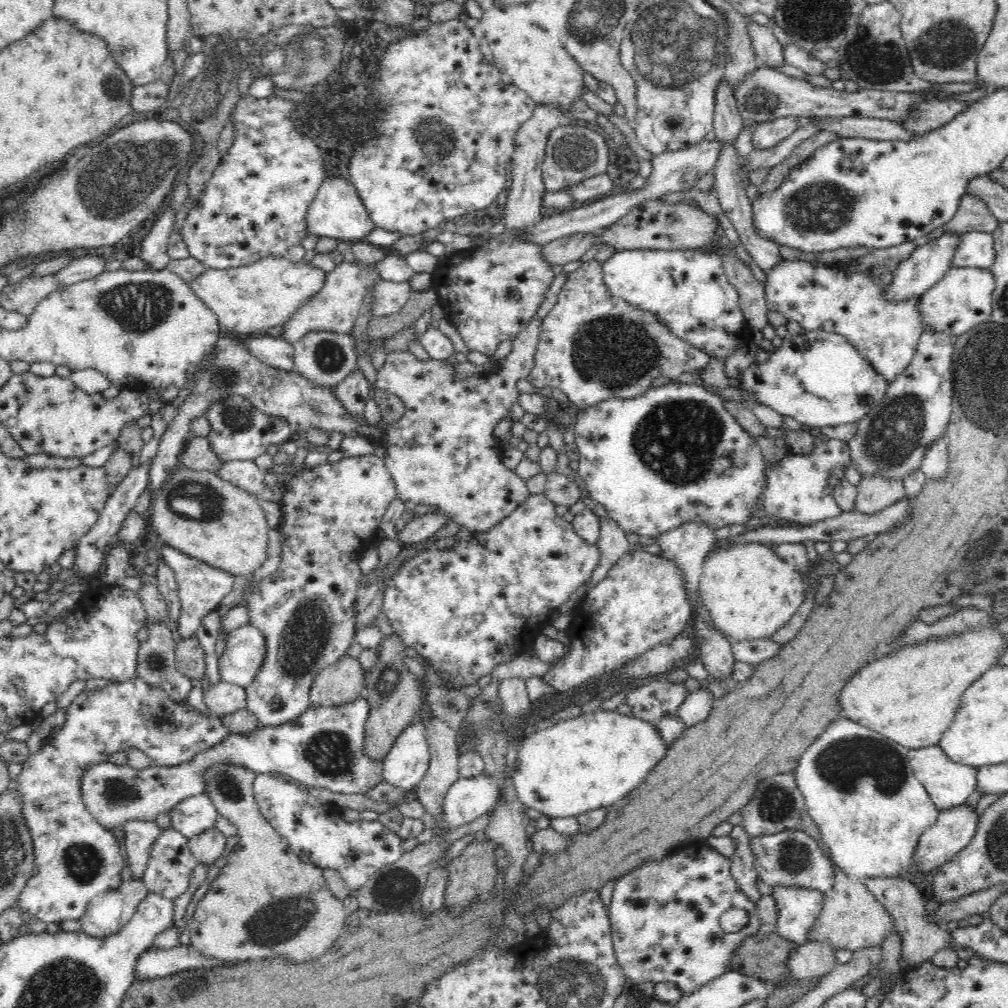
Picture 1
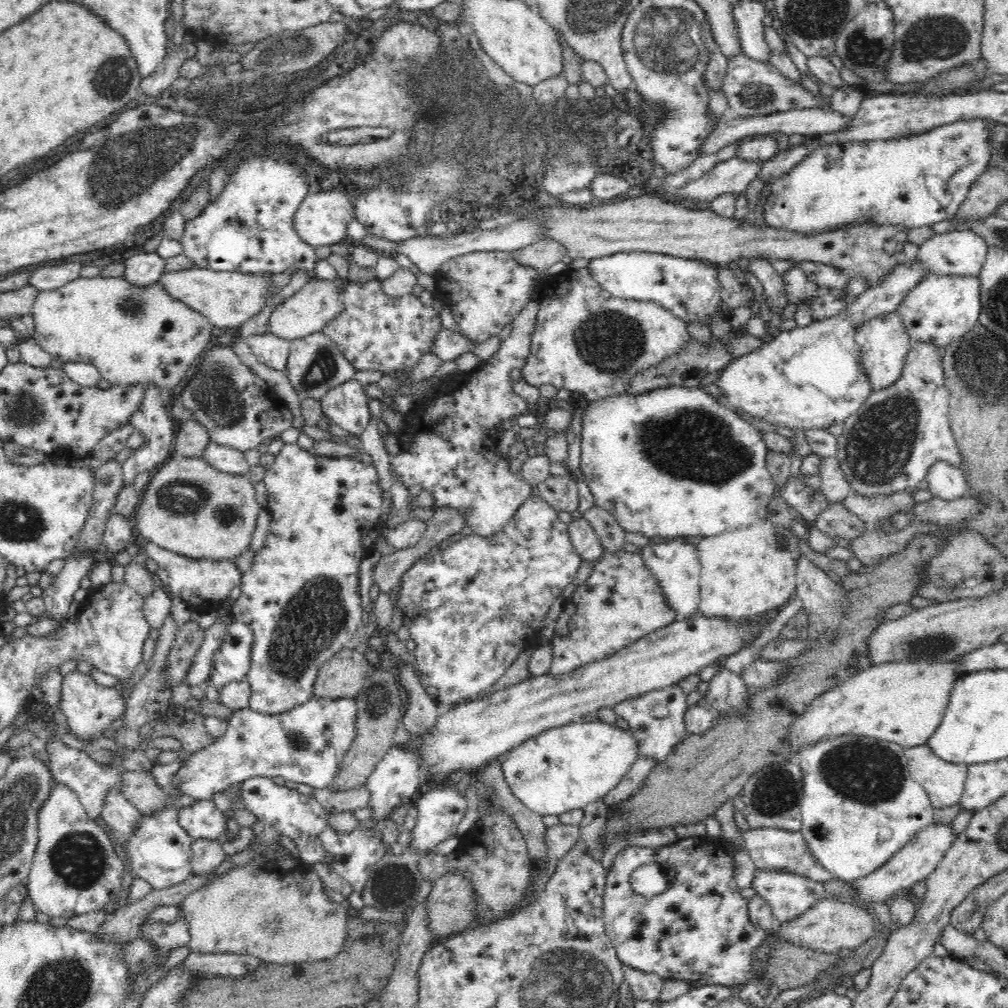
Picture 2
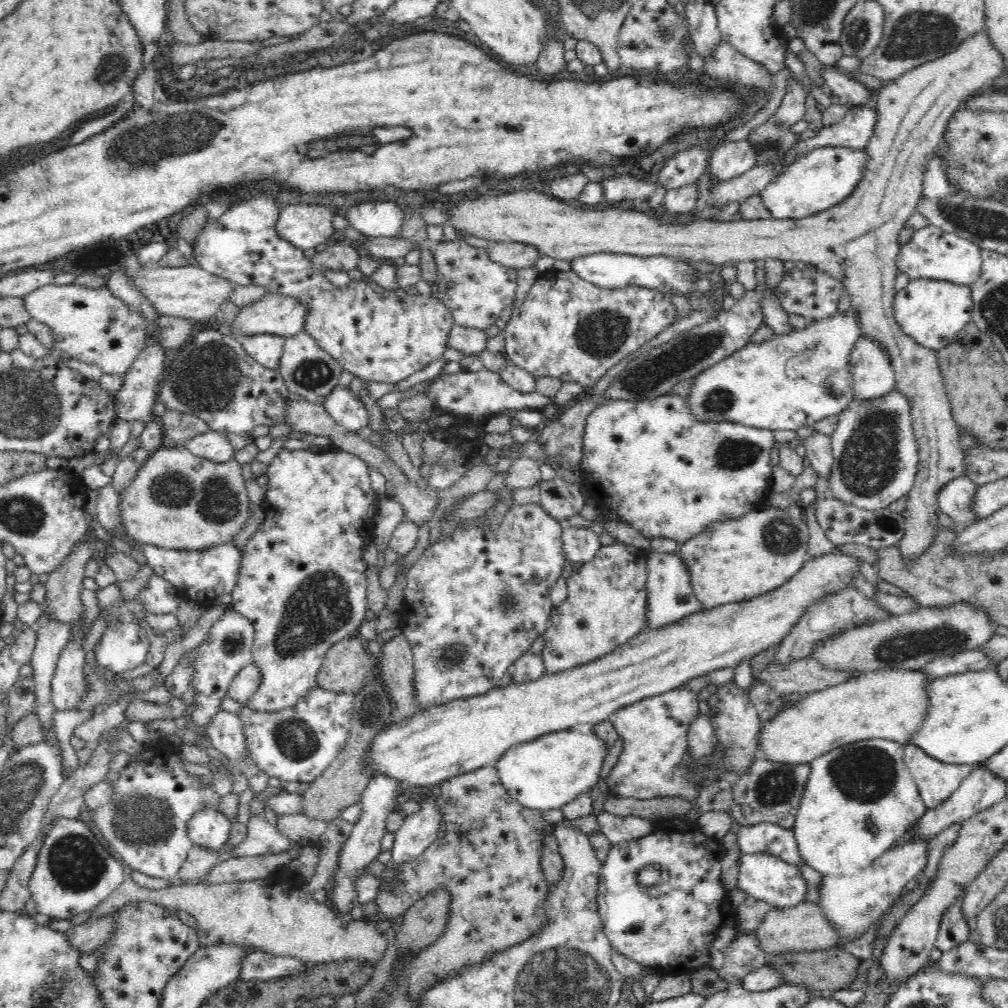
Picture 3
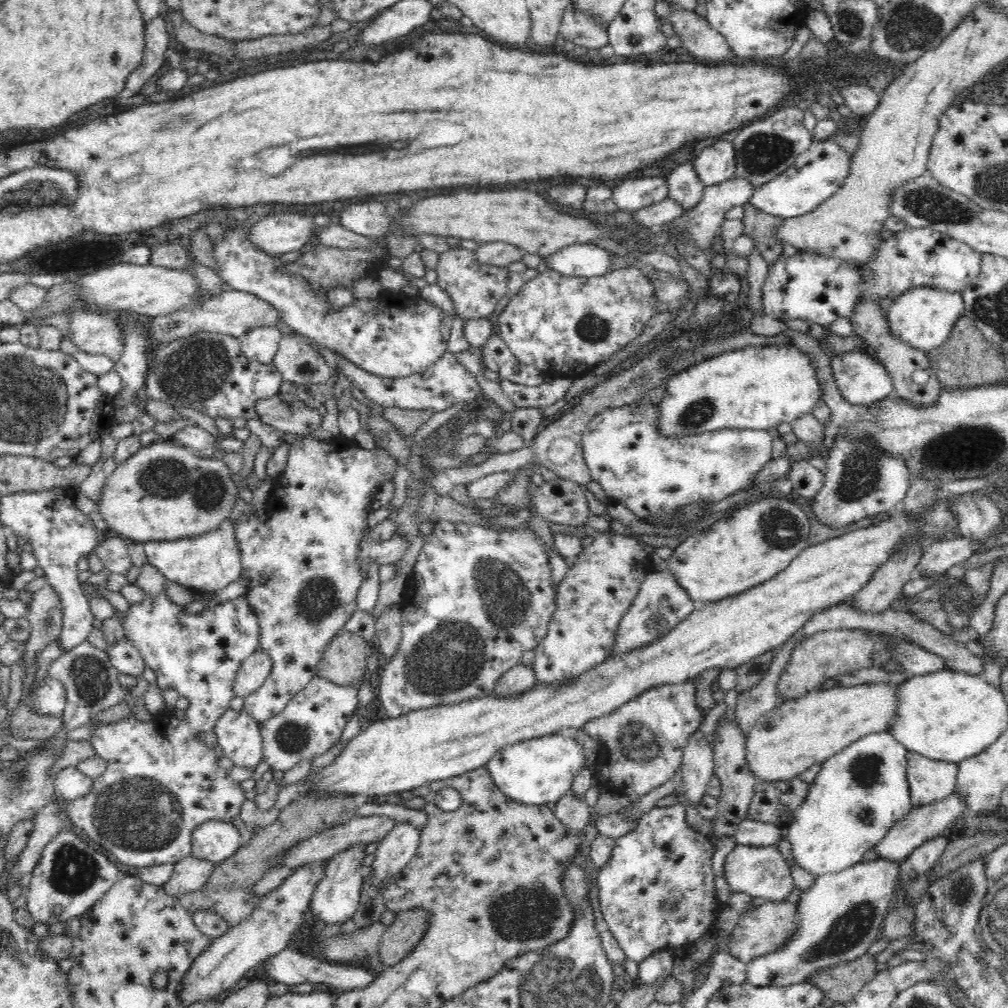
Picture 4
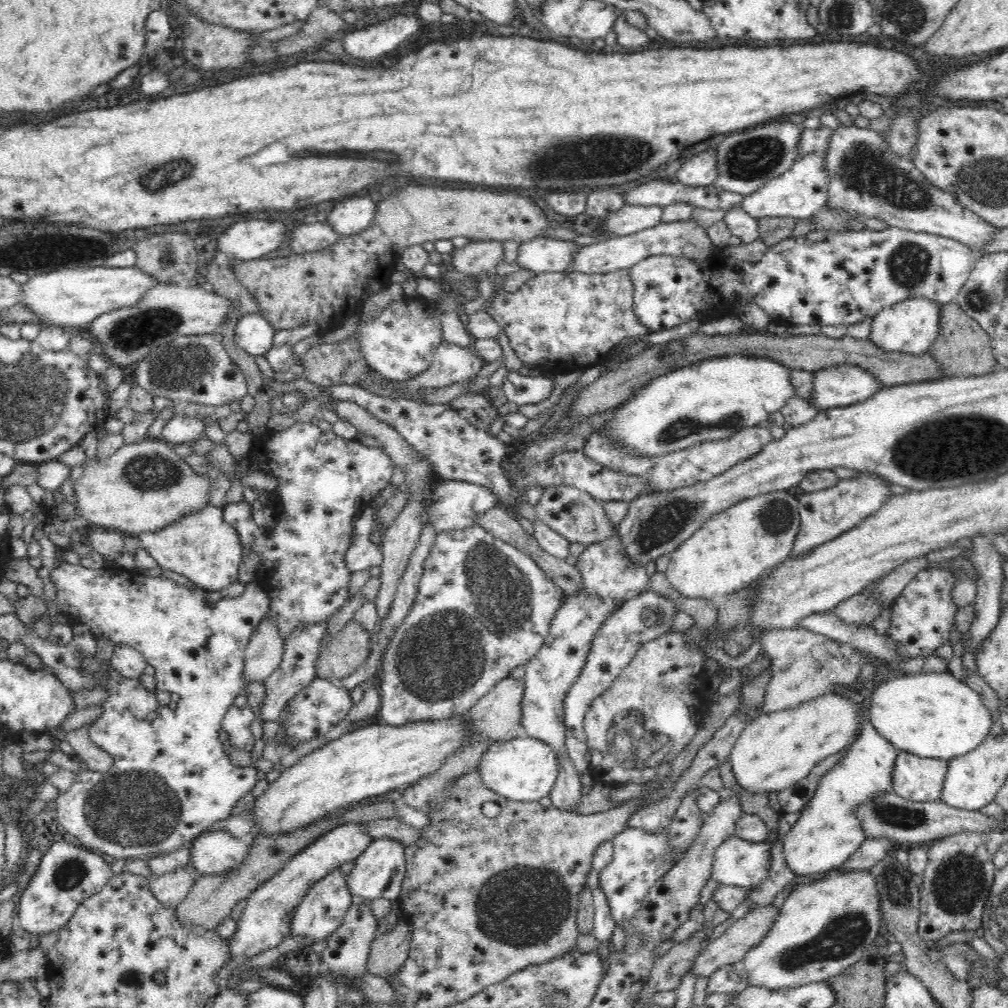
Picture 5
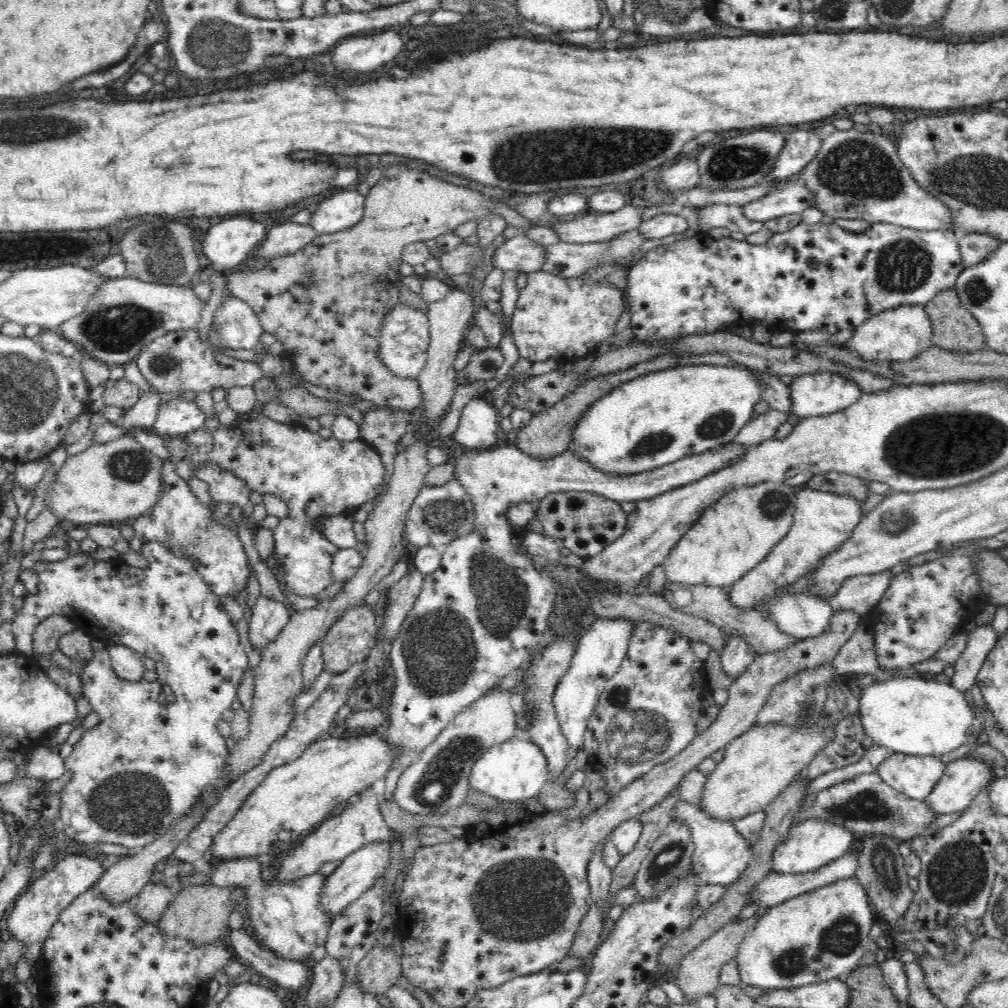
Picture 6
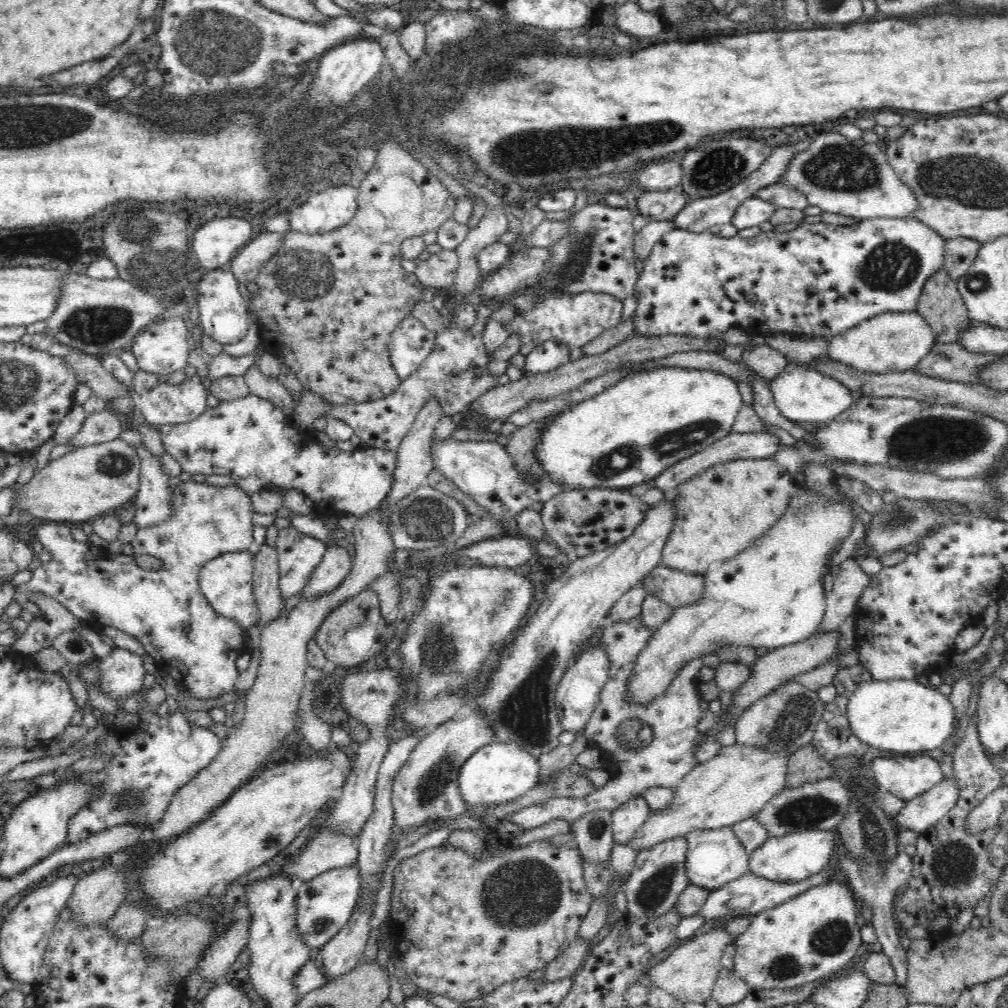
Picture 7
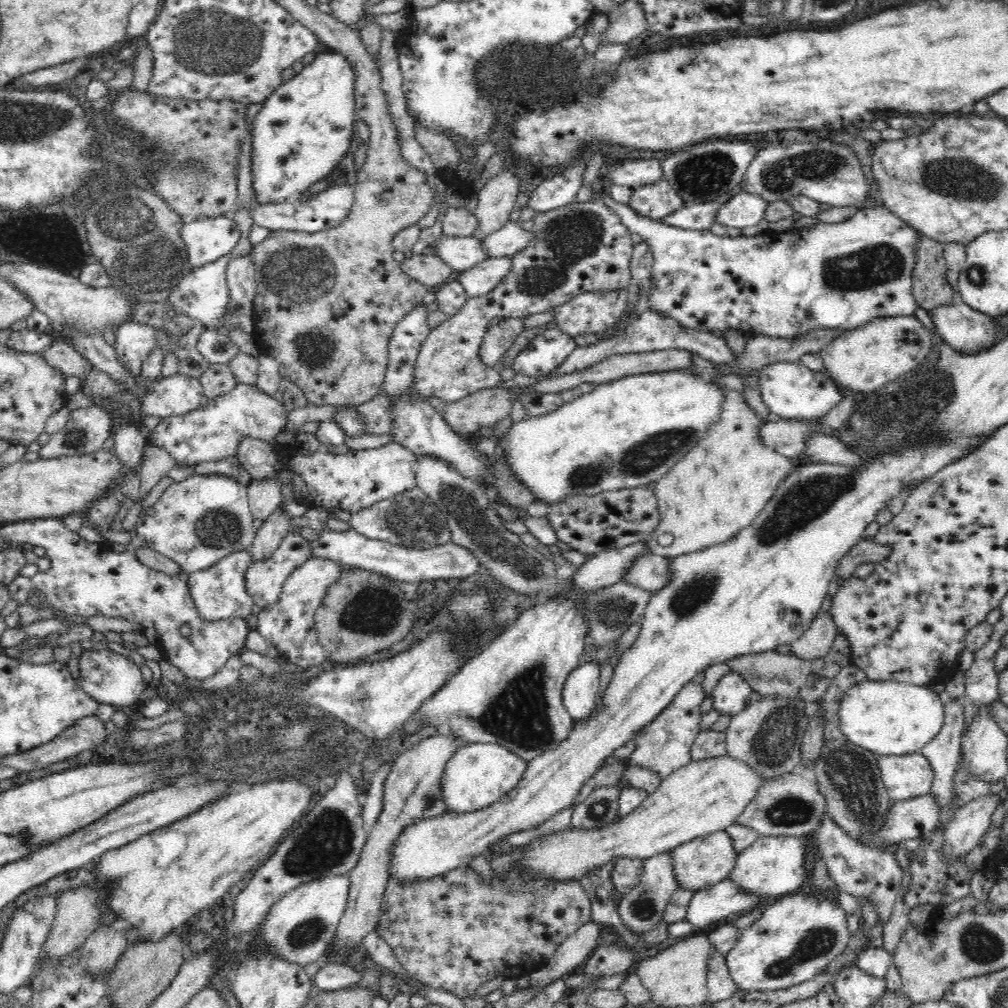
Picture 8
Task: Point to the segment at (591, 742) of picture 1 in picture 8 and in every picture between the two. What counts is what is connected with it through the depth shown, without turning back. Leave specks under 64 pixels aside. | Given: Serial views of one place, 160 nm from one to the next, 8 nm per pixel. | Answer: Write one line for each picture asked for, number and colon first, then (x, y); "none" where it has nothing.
2: (563, 769)
3: (552, 770)
4: (541, 770)
5: (525, 769)
6: (515, 771)
7: (497, 773)
8: (478, 775)

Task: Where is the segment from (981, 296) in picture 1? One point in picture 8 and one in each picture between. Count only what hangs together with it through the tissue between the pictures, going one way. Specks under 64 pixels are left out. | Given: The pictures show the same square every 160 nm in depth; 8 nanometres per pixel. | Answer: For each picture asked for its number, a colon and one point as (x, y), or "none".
2: (942, 308)
3: (932, 312)
4: (923, 318)
5: (910, 326)
6: (900, 334)
7: (897, 341)
8: (861, 361)

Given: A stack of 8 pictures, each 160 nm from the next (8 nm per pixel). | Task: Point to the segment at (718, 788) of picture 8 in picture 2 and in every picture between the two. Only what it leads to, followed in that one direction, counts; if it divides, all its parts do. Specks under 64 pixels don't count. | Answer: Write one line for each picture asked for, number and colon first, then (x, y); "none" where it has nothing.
2: (905, 702)
3: (891, 704)
4: (797, 734)
5: (776, 750)
6: (757, 765)
7: (740, 780)

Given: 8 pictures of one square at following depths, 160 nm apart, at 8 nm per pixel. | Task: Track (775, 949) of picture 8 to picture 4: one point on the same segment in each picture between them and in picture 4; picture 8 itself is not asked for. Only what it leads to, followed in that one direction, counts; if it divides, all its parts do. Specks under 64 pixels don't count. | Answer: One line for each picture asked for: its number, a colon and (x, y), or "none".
4: (840, 916)
5: (823, 928)
6: (820, 935)
7: (814, 934)

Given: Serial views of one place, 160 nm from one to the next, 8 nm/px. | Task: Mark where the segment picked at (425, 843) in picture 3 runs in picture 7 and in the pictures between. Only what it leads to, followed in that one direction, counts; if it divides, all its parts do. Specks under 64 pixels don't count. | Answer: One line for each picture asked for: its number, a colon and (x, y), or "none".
4: (395, 851)
5: (379, 872)
6: (359, 871)
7: (324, 905)

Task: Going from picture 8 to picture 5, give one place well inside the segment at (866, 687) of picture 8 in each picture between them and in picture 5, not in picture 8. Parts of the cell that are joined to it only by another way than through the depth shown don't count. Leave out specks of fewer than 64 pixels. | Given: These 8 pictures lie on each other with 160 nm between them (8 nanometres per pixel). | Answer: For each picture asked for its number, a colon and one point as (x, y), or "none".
5: (934, 715)
6: (914, 716)
7: (908, 716)

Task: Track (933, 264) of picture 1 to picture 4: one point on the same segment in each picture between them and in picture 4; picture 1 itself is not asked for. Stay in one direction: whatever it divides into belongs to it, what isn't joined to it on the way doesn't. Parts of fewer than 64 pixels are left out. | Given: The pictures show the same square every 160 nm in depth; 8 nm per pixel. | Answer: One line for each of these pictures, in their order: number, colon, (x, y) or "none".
2: (811, 377)
3: (794, 380)
4: (758, 387)

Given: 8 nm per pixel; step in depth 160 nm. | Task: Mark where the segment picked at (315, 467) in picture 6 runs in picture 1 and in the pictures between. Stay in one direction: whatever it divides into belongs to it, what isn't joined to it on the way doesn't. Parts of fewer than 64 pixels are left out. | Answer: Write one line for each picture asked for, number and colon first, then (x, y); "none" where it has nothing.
1: (331, 513)
2: (301, 598)
3: (302, 583)
4: (302, 563)
5: (323, 479)

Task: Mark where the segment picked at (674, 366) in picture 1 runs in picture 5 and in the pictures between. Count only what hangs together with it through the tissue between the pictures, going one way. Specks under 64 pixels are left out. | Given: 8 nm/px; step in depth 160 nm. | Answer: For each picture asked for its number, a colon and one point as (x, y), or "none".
2: (586, 340)
3: (567, 328)
4: (566, 326)
5: (562, 322)

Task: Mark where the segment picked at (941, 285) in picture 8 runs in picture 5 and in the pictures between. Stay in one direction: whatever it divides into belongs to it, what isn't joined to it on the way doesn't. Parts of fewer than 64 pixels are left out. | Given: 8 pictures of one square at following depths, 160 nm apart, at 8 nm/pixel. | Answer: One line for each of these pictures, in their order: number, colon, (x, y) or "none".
5: (963, 348)
6: (954, 328)
7: (941, 305)

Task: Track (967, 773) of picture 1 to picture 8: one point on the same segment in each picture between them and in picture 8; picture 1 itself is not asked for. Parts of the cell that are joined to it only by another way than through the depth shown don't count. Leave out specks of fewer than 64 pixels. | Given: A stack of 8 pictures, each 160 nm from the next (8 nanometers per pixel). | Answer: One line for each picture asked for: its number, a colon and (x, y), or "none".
2: (944, 782)
3: (936, 781)
4: (930, 781)
5: (916, 779)
6: (915, 776)
7: (908, 776)
8: (906, 777)

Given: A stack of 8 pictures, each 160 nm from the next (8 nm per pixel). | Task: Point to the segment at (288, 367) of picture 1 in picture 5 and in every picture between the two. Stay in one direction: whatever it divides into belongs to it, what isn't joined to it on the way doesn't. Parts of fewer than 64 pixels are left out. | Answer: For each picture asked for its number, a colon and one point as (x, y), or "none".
2: (270, 350)
3: (266, 350)
4: (260, 345)
5: (253, 334)

